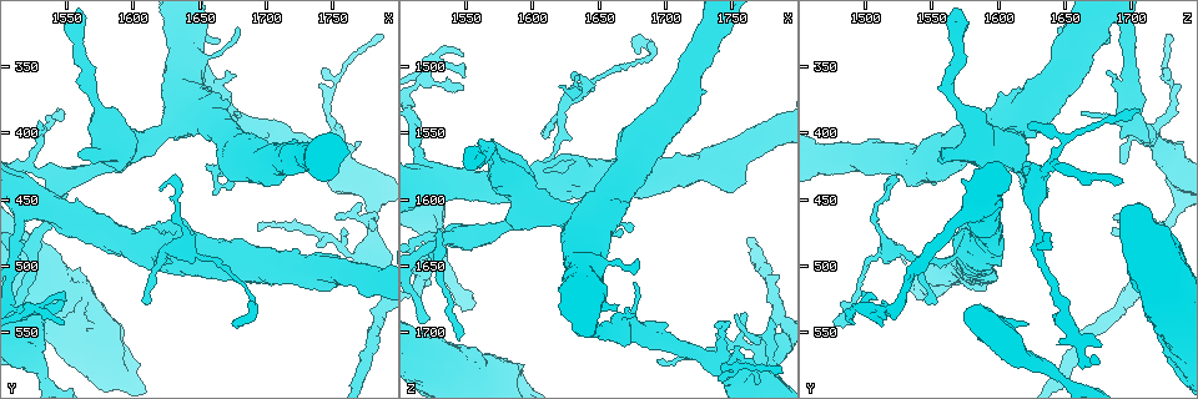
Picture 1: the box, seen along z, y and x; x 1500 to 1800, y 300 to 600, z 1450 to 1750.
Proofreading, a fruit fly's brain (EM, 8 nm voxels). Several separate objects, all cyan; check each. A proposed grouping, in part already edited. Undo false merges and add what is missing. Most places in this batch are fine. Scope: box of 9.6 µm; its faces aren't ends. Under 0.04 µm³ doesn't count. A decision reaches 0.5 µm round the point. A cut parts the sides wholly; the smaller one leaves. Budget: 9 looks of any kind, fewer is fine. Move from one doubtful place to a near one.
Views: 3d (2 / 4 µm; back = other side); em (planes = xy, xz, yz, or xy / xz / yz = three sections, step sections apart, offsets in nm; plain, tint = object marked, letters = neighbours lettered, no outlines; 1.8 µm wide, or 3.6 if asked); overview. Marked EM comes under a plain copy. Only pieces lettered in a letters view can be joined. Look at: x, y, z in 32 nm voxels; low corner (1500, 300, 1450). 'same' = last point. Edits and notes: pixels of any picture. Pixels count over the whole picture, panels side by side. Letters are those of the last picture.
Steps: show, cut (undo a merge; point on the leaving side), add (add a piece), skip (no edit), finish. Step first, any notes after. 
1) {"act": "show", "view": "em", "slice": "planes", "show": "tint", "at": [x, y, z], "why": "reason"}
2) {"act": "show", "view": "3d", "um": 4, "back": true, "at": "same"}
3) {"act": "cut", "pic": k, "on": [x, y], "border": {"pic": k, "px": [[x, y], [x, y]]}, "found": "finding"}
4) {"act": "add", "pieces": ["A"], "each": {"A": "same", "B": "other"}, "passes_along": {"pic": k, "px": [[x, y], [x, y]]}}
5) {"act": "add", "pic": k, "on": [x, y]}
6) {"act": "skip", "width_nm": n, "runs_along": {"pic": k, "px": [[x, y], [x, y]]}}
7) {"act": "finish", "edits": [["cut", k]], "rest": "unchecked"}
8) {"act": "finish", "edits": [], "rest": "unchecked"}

{"act": "show", "view": "em", "slice": "xy", "step": 16, "show": "tint", "at": [1744, 354, 1724], "why": "thin end"}

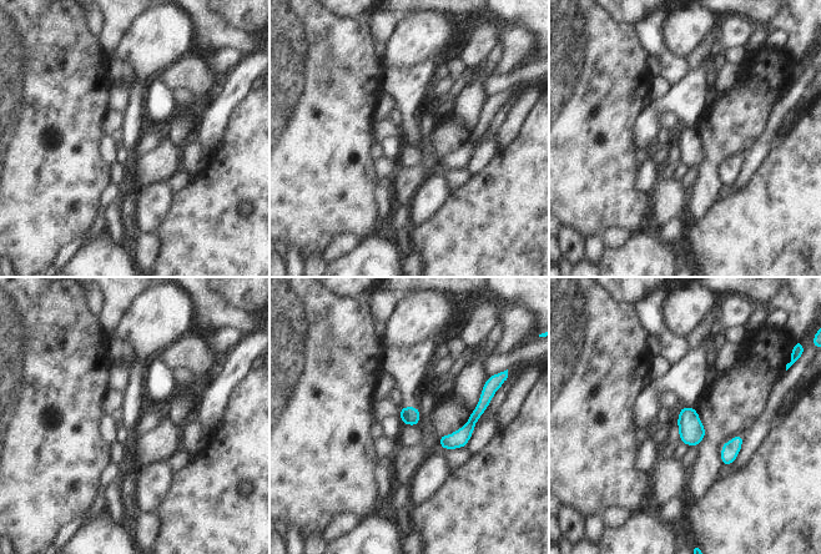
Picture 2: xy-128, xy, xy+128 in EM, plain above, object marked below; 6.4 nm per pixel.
{"act": "show", "view": "em", "slice": "xz", "step": 8, "show": "letters", "at": "same", "why": "another direction"}

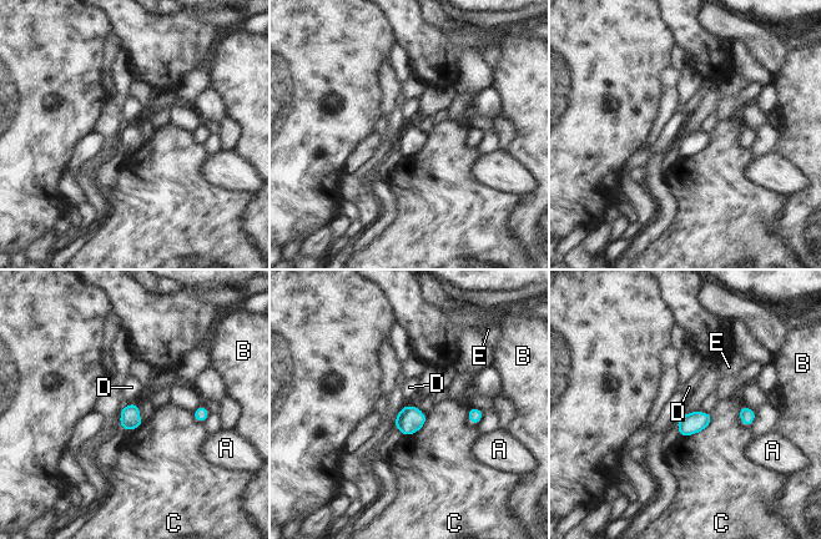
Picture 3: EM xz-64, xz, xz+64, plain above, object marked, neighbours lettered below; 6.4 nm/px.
{"act": "skip", "width_nm": 130, "each": {"A": "other", "B": "other", "C": "other", "D": "other", "E": "other"}, "border": {"pic": 3, "px": [[135, 402], [126, 404]]}, "found": "no lettered piece goes on from it"}

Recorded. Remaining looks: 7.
{"act": "show", "view": "em", "slice": "planes", "show": "letters", "at": [1664, 328, 1682], "why": "thick end"}

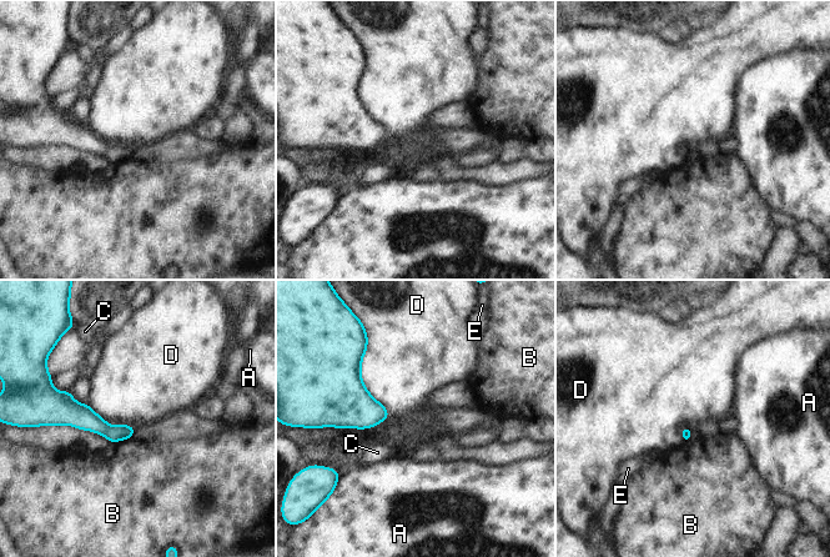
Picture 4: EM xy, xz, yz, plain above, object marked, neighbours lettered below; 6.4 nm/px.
{"act": "skip", "each": {"A": "other", "B": "other", "C": "other", "D": "other", "E": "other"}, "runs_along": {"pic": 4, "px": [[66, 394], [87, 420], [130, 435]]}, "found": "none of them fits"}

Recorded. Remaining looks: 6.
{"act": "show", "view": "3d", "um": 2, "at": [1524, 436, 1692], "why": "free end"}

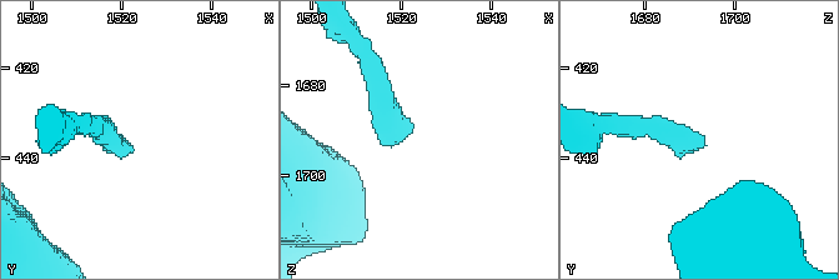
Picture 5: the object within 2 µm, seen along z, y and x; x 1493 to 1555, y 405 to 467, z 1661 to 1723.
{"act": "show", "view": "em", "um": 3.6, "slice": "planes", "show": "letters", "at": [1522, 439, 1691], "why": "now the EM"}

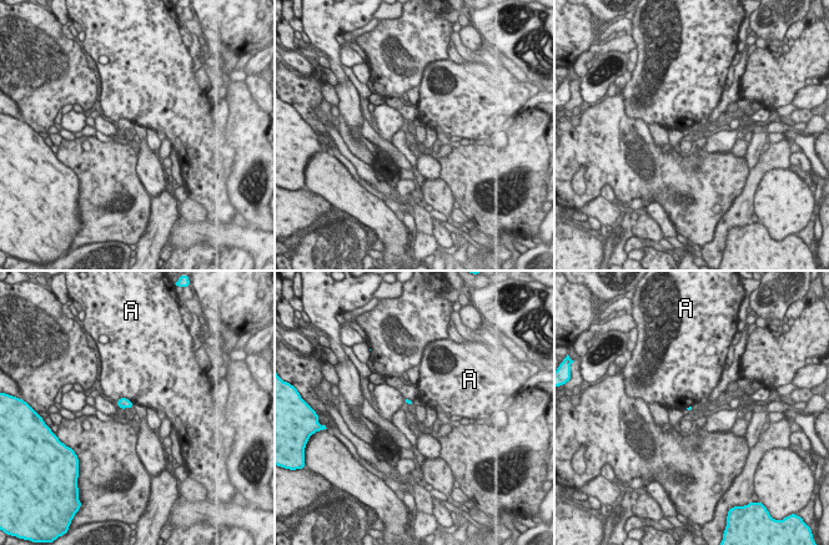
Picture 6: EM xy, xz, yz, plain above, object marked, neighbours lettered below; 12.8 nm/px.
{"act": "skip", "each": {"A": "other"}, "border": {"pic": 6, "px": [[116, 400], [127, 398], [134, 403]]}, "found": "no lettered piece goes on from it"}

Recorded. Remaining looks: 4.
{"act": "show", "view": "em", "slice": "planes", "show": "tint", "at": [1526, 486, 1630]}

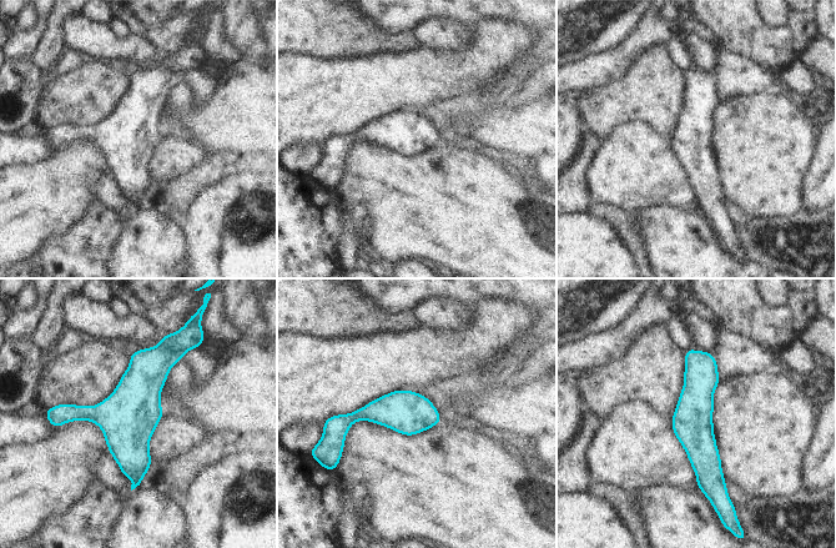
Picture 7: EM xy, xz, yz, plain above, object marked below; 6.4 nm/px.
{"act": "show", "view": "em", "slice": "planes", "show": "letters", "at": "same"}

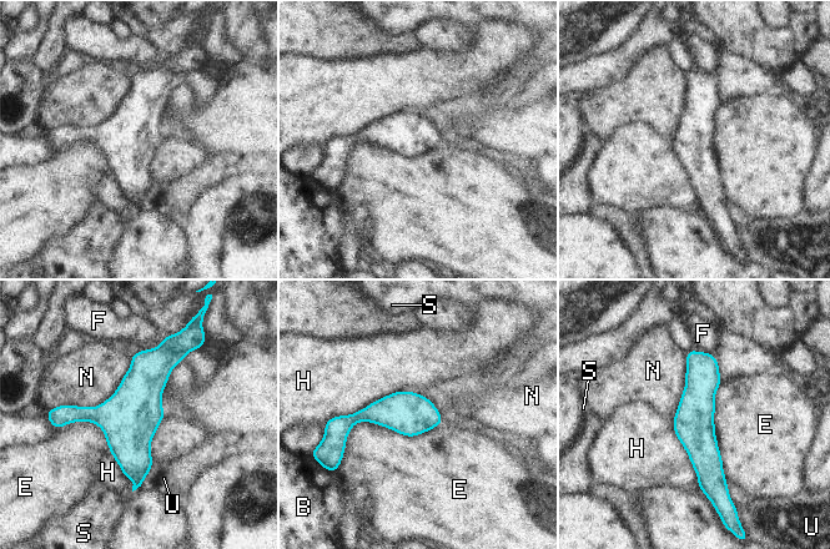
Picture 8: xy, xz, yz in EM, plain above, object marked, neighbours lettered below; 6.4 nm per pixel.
{"act": "skip", "each": {"B": "other", "E": "other", "F": "other", "H": "other", "N": "other", "S": "other", "U": "other"}, "border": {"pic": 8, "px": [[442, 422], [357, 422], [341, 459]]}, "found": "all the same cell"}

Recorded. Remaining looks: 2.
{"act": "finish", "edits": [], "rest": "unchecked"}

